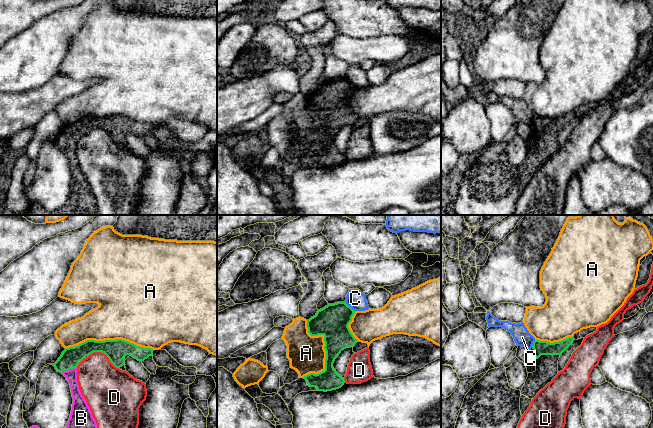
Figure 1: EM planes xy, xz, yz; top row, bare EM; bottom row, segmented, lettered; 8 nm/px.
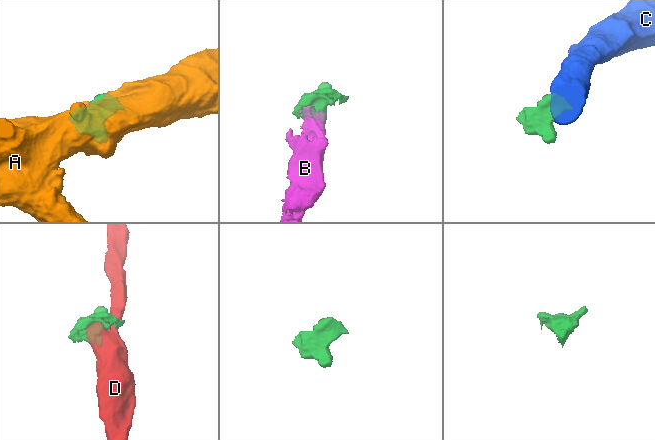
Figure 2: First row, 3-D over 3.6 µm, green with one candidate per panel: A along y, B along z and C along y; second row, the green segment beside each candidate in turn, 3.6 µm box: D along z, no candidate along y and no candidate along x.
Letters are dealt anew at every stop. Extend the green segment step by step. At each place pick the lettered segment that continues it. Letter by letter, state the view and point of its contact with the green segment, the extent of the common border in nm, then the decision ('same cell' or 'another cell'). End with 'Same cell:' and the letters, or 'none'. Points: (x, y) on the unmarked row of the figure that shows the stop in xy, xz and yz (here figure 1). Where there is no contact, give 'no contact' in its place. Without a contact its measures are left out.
A: xy (109, 116) | 700 nm | another cell
B: xy (68, 145) | 130 nm | same cell
C: xz (349, 82) | 120 nm | another cell
D: xy (104, 129) | 260 nm | another cell
Same cell: B

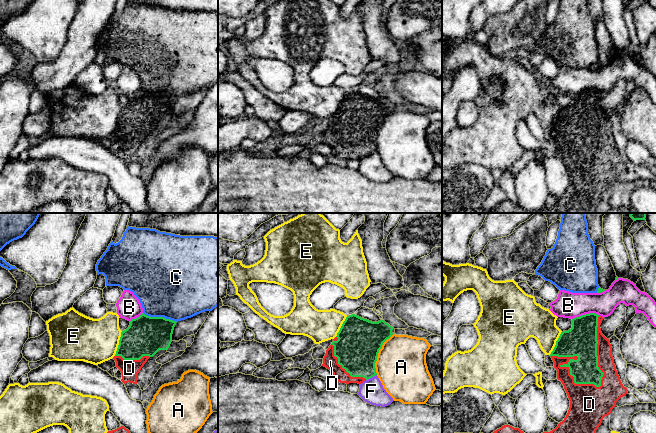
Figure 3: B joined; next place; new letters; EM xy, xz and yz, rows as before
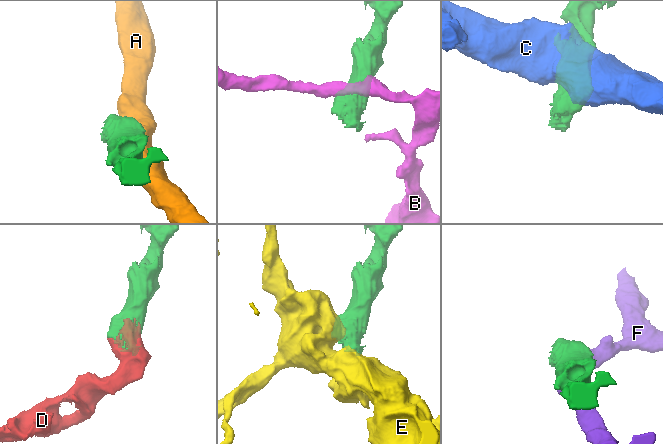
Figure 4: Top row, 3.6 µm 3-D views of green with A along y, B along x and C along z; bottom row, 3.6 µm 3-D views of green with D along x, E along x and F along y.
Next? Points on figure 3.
A: xz (377, 130) | 360 nm | another cell
B: yz (585, 90) | 220 nm | another cell
C: xy (160, 93) | 280 nm | another cell
D: yz (597, 139) | 600 nm | same cell
E: xy (119, 119) | 220 nm | another cell
F: xz (371, 153) | 100 nm | another cell
Same cell: D

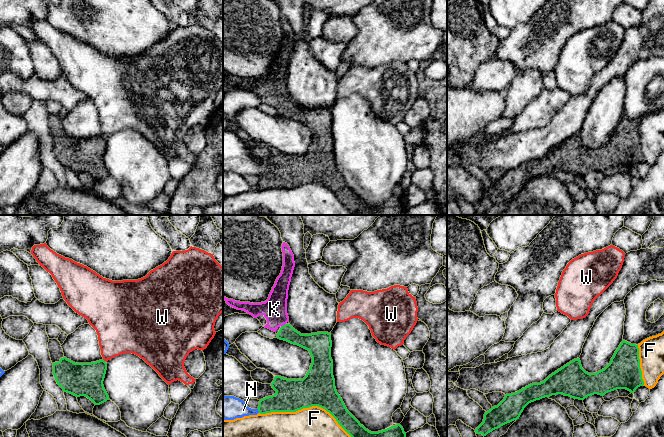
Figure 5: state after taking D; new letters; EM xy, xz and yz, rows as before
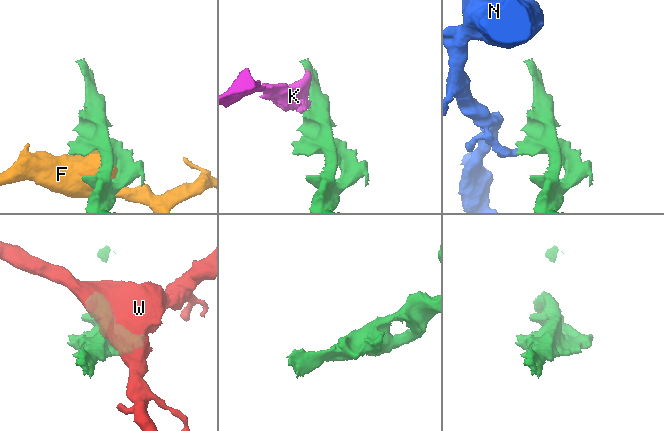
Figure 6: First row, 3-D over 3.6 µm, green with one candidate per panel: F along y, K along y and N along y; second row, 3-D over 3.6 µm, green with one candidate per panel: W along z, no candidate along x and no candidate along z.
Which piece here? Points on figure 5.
F: xz (307, 183) | 800 nm | another cell
K: xz (283, 101) | 50 nm | same cell
N: xz (258, 186) | 40 nm | another cell
W: xy (103, 136) | 40 nm | another cell
Same cell: K

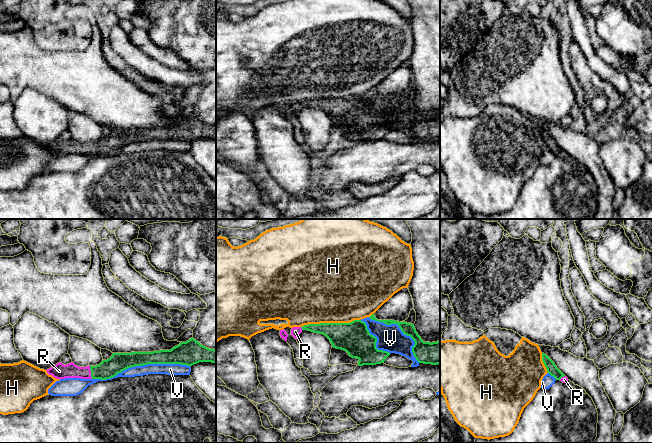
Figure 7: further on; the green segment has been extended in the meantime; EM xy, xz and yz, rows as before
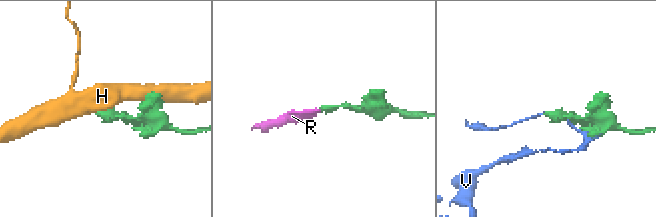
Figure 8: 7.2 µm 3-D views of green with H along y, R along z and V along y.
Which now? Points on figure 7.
H: xz (330, 99) | 480 nm | another cell
R: xy (91, 148) | 110 nm | same cell
V: xy (140, 141) | 800 nm | another cell
Same cell: R

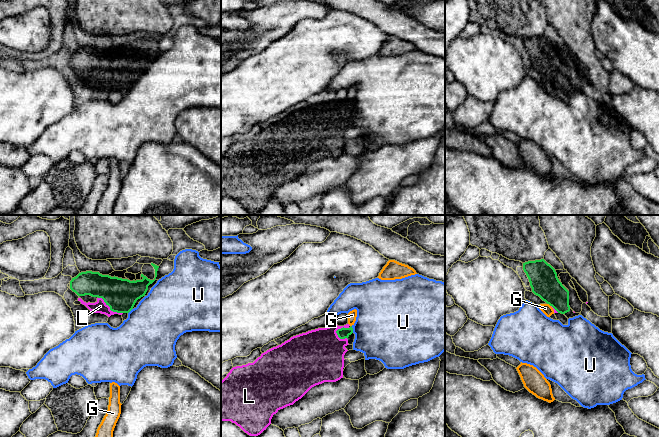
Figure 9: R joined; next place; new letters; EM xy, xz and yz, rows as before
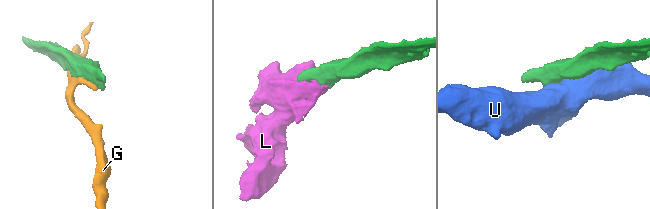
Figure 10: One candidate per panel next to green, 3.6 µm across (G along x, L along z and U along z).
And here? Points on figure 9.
G: yz (549, 80) | 40 nm | another cell
L: xy (110, 84) | 240 nm | same cell
U: xz (352, 105) | 60 nm | another cell
Same cell: L

